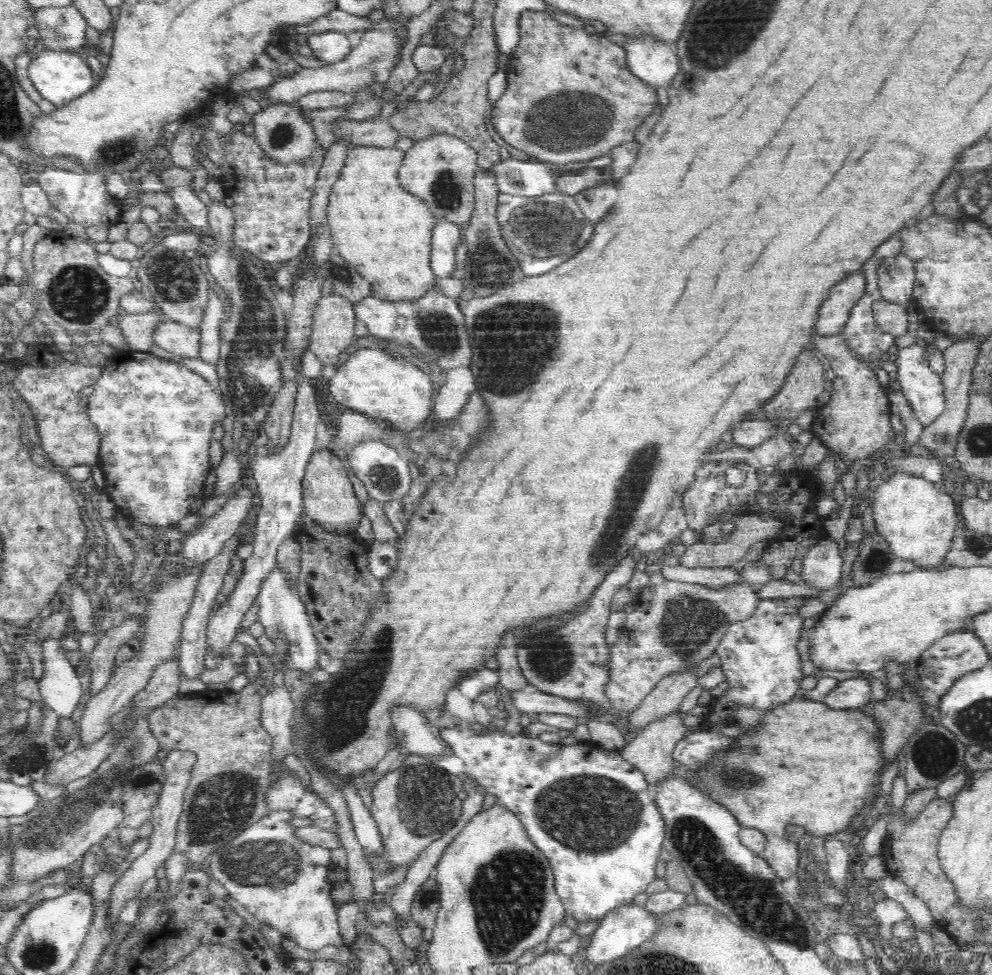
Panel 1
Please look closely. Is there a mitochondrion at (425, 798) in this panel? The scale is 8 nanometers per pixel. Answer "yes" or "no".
yes

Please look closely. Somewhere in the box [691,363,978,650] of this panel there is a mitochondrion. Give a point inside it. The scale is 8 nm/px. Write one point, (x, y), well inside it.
(875, 561)

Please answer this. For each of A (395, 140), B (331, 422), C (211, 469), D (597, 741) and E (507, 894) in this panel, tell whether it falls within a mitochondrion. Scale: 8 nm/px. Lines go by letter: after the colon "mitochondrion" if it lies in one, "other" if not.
A: other
B: other
C: other
D: other
E: mitochondrion

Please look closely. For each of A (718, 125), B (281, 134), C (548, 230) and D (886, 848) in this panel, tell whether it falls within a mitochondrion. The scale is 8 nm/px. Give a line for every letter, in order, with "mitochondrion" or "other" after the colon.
A: other
B: mitochondrion
C: mitochondrion
D: other

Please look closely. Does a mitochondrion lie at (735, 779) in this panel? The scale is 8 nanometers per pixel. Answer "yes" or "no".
yes

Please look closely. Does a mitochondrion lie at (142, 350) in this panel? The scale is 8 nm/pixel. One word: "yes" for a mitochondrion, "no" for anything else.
no

